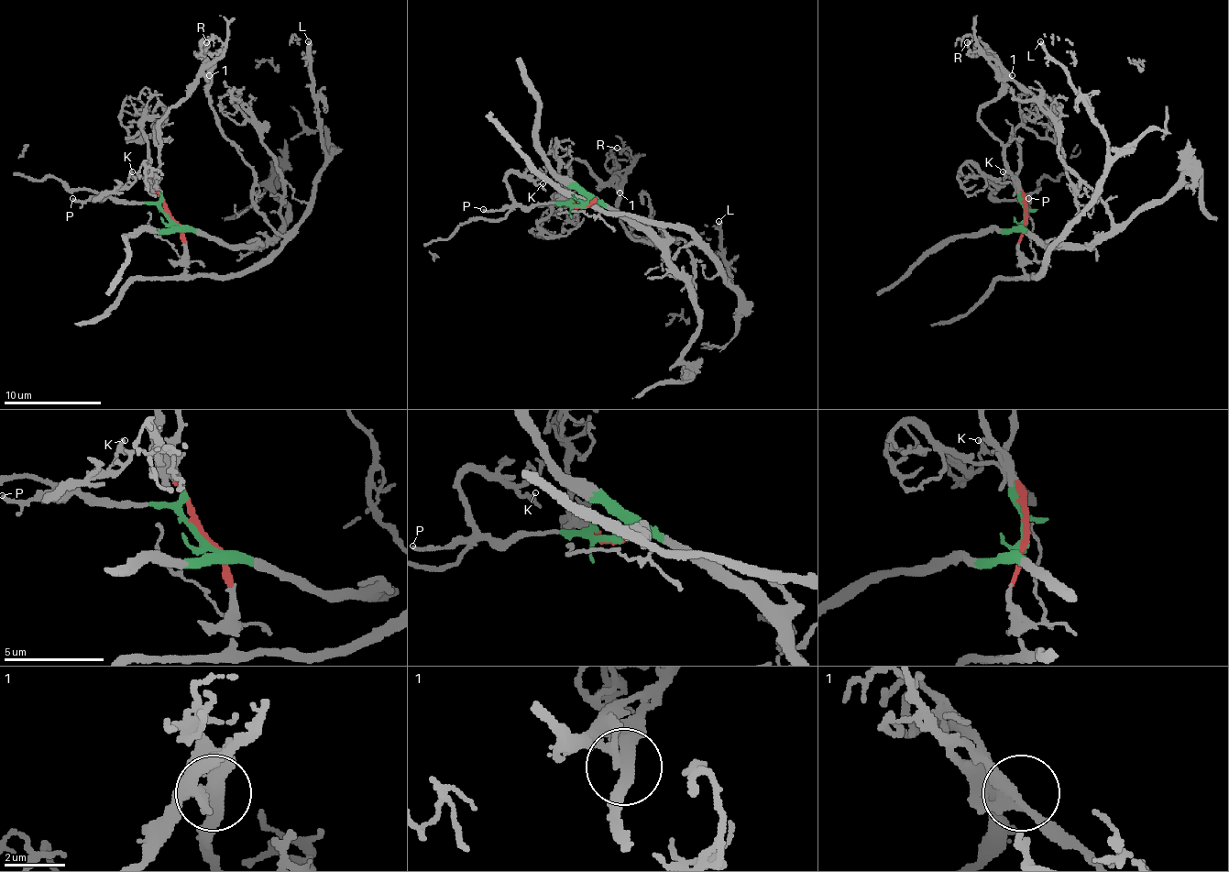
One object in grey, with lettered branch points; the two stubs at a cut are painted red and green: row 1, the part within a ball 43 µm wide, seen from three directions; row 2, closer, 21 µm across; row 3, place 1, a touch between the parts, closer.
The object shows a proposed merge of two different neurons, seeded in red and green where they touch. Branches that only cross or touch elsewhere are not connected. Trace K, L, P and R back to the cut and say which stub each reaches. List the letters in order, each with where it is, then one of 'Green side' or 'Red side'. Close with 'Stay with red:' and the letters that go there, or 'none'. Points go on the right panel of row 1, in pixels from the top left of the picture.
K: Place: (1003, 171). Green side
L: Place: (1040, 41). Red side
P: Place: (1028, 198). Green side
R: Place: (967, 42). Red side
Stay with red: L, R

